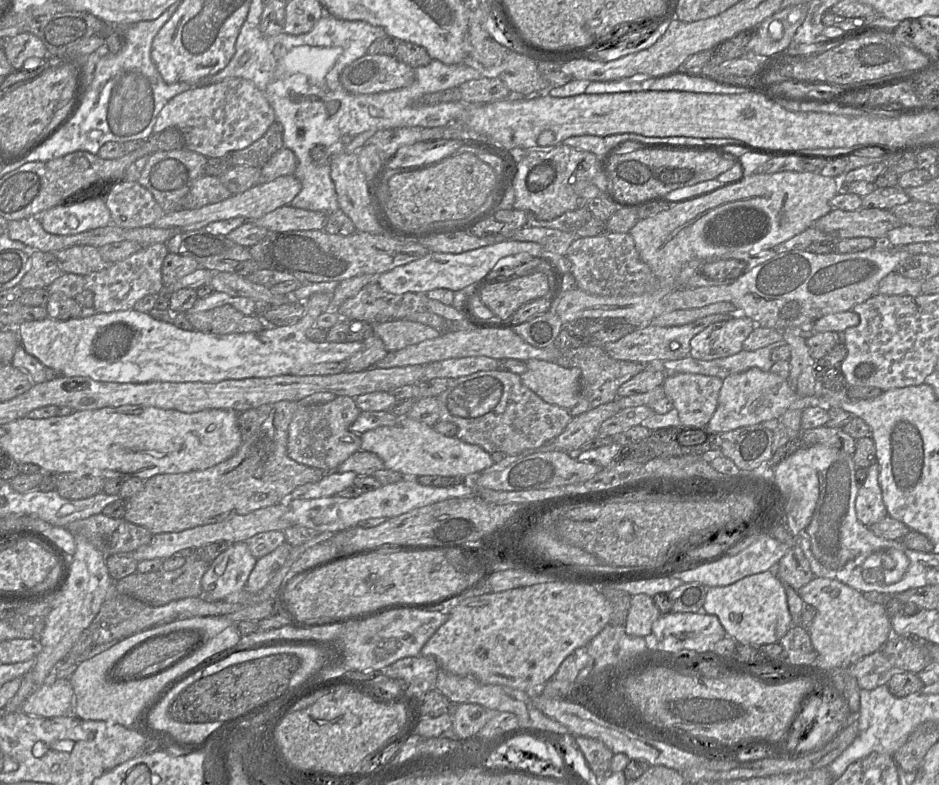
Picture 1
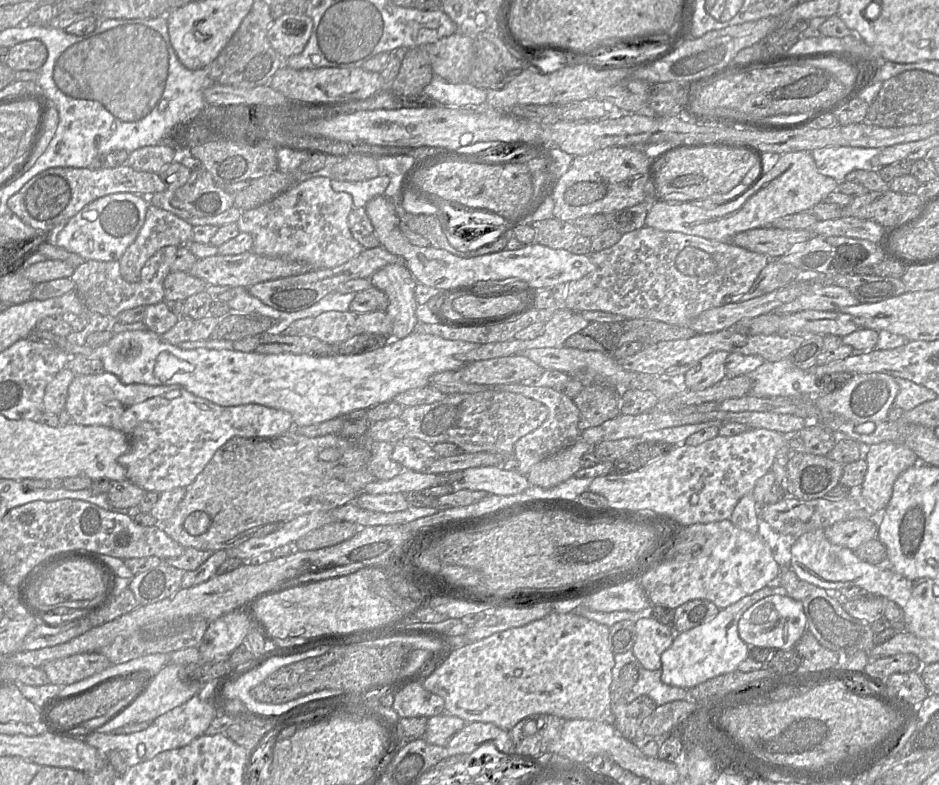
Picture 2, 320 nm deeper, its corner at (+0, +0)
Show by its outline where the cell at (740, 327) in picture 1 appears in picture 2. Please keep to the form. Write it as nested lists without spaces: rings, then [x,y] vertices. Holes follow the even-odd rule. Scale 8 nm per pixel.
[[[715,351],[702,358],[686,372],[686,389],[703,390],[726,378],[725,360],[729,354],[727,351]]]

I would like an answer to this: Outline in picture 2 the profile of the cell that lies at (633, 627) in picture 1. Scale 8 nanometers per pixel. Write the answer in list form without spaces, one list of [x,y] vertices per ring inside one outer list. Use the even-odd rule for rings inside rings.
[[[648,613],[635,622],[636,640],[632,652],[648,670],[661,669],[661,655],[674,640],[674,629]]]

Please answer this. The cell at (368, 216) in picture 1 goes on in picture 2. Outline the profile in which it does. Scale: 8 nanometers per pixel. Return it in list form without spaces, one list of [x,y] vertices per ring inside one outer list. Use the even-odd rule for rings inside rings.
[[[404,263],[388,264],[379,269],[370,277],[372,286],[383,291],[388,298],[386,314],[391,321],[391,340],[400,340],[416,330],[418,319],[416,317],[417,301],[415,289],[417,282]]]

